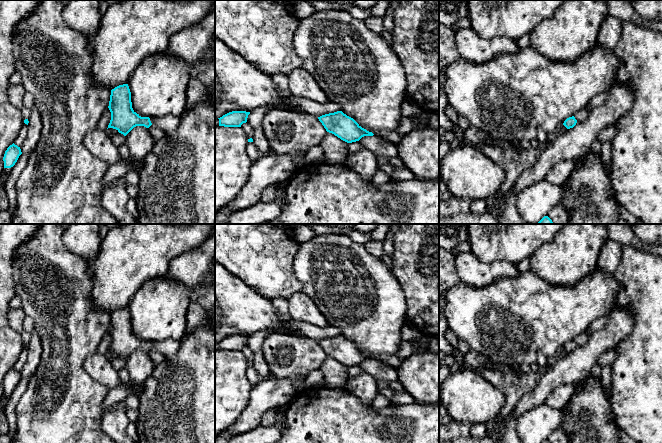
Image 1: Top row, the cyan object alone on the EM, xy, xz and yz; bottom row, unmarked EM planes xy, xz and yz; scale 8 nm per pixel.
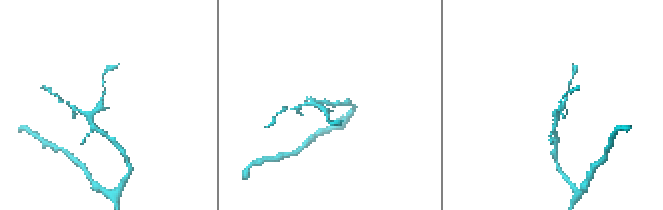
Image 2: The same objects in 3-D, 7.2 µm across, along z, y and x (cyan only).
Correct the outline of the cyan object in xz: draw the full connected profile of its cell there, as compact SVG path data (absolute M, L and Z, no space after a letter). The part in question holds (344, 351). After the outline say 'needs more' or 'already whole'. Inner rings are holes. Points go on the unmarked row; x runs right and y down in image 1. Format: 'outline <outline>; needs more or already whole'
outline M342 335L325 338L318 341L318 343L327 356L334 358L347 367L359 365L364 360L374 359Z; already whole

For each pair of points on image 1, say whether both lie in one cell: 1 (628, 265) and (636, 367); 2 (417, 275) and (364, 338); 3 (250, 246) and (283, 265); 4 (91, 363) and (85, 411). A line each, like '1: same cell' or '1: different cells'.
1: same cell
2: different cells
3: same cell
4: different cells

